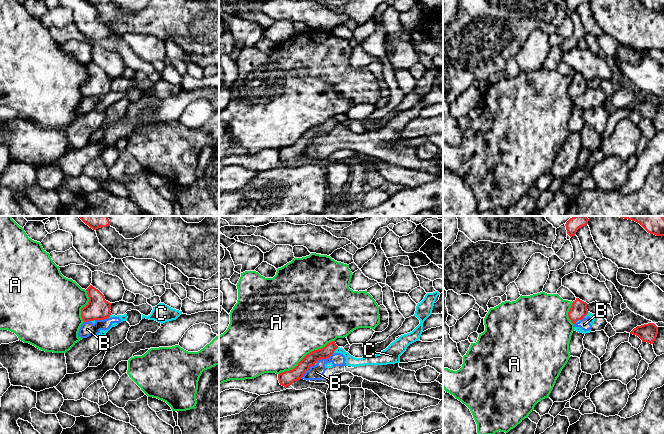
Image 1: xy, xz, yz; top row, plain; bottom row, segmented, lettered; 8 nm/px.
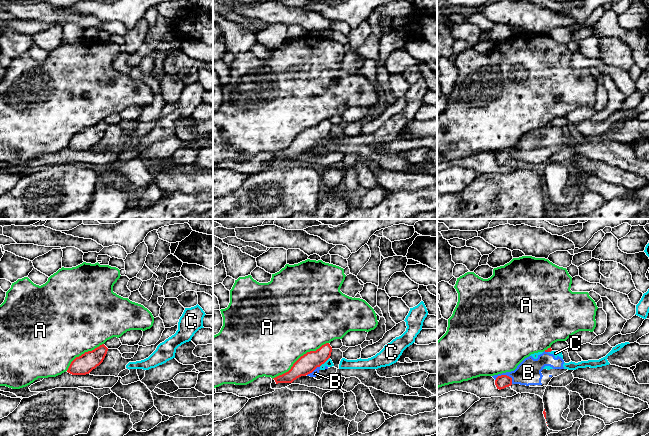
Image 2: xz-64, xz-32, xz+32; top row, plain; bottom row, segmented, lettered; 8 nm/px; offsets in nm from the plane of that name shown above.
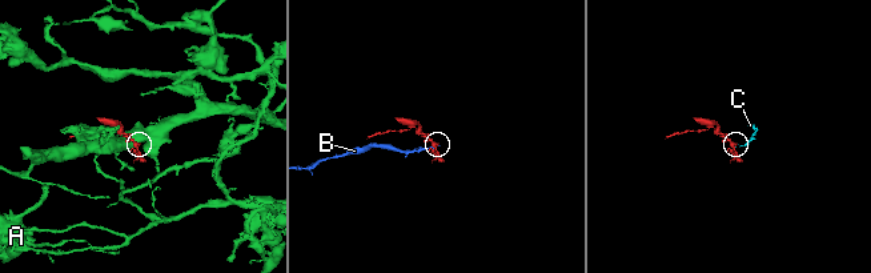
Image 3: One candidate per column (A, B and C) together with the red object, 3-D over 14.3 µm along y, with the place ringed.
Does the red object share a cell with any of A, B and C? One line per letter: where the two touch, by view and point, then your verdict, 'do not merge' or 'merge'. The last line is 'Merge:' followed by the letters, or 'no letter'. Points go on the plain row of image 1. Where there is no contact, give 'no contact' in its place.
A: meets red in xz at (306, 131); do not merge
B: meets red in xz at (324, 134); do not merge
C: meets red in xz at (335, 125); do not merge
Merge: no letter

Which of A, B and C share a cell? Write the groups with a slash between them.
A / B C

